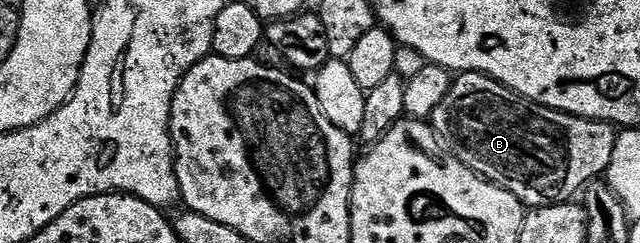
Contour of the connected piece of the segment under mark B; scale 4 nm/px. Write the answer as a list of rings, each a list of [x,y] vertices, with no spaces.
[[[468,72],[458,73],[454,77],[453,86],[447,92],[447,96],[443,96],[443,104],[439,104],[439,108],[435,108],[431,125],[433,133],[440,139],[448,153],[458,158],[467,168],[471,168],[479,177],[486,178],[488,182],[493,182],[496,186],[502,186],[504,190],[509,190],[522,204],[529,208],[557,206],[560,202],[576,199],[577,190],[582,189],[581,191],[584,191],[590,183],[604,175],[605,170],[611,164],[611,152],[615,152],[615,140],[618,136],[618,131],[610,123],[591,120],[590,118],[580,118],[562,110],[552,110],[549,106],[541,106],[537,102],[527,100],[521,94],[516,94],[514,90],[507,88],[502,82],[488,78],[486,74],[471,74]]]

